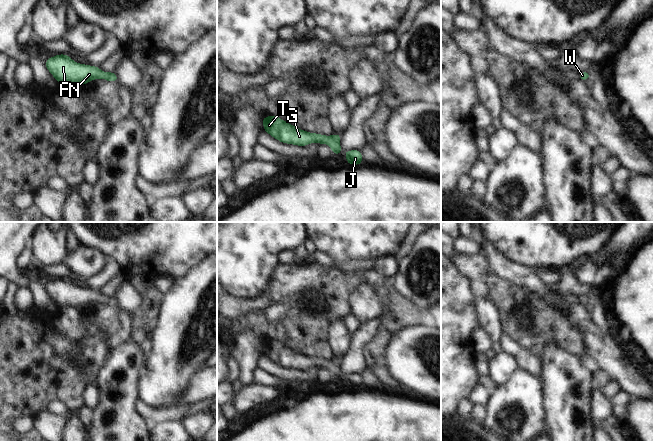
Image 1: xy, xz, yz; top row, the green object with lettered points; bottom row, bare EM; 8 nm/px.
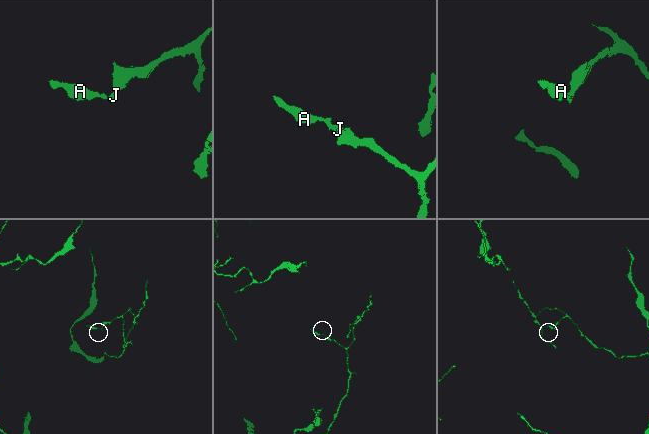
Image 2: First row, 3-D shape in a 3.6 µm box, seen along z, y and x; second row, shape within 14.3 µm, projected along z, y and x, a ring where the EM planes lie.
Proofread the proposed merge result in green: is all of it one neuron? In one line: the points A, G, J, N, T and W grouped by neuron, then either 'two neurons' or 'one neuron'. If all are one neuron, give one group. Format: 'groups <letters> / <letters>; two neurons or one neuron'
groups A G J N T W; one neuron

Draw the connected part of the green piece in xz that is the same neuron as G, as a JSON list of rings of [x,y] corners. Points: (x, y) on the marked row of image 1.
[[[275,115],[262,117],[262,120],[263,130],[281,143],[301,147],[307,146],[311,143],[327,144],[335,156],[342,151],[340,145],[341,134],[326,136],[323,134],[311,133],[299,129]]]

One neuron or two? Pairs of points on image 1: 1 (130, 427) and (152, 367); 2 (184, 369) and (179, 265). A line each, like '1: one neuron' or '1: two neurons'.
1: two neurons
2: two neurons

